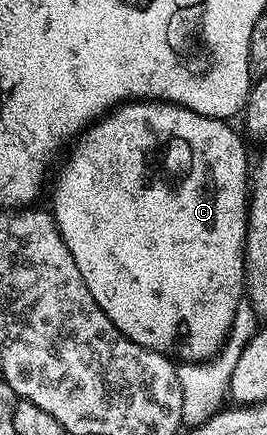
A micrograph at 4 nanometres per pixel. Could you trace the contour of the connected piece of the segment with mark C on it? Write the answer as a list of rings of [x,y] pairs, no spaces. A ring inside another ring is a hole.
[[[126,101],[113,108],[112,111],[101,116],[100,119],[89,124],[80,135],[76,136],[73,148],[69,151],[69,156],[65,159],[65,164],[61,167],[61,172],[57,175],[57,180],[53,183],[53,207],[51,206],[51,214],[53,220],[57,222],[59,233],[63,237],[63,241],[67,245],[67,249],[71,249],[71,257],[75,257],[75,265],[79,265],[79,273],[83,273],[83,281],[87,281],[87,289],[91,289],[91,297],[95,297],[95,301],[99,301],[99,309],[103,313],[107,313],[107,317],[111,317],[113,324],[123,332],[131,341],[135,341],[135,345],[145,347],[149,351],[158,351],[160,355],[168,355],[174,361],[184,361],[186,363],[199,363],[203,359],[210,359],[211,356],[218,351],[225,343],[225,338],[229,335],[231,325],[235,321],[235,309],[239,309],[239,301],[246,298],[246,267],[245,267],[245,241],[246,232],[249,229],[249,200],[251,198],[251,163],[249,167],[249,159],[245,156],[246,140],[230,125],[226,120],[216,119],[215,117],[203,117],[199,113],[195,113],[191,109],[181,107],[177,103],[163,103],[160,101]]]

